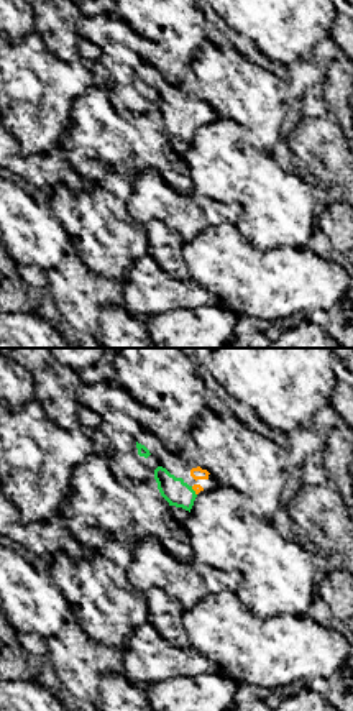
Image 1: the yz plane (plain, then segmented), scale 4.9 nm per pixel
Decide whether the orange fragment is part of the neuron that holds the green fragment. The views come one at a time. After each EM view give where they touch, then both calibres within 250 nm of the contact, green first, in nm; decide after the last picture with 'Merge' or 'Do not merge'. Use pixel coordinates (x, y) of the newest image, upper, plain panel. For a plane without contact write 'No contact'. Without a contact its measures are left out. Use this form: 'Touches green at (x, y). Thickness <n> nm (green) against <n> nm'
Touches green at (194, 123). Thickness 130 nm (green) against 50 nm

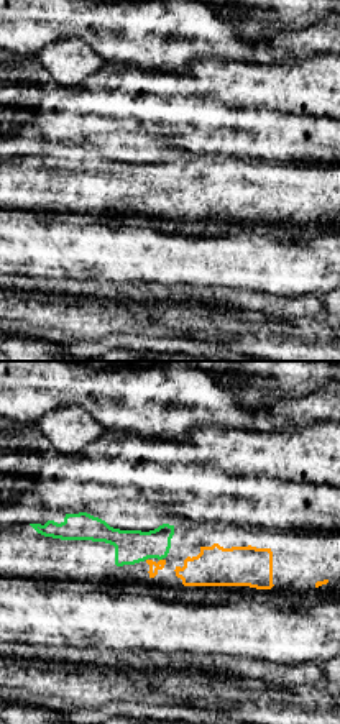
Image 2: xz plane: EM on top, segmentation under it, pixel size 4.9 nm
No contact

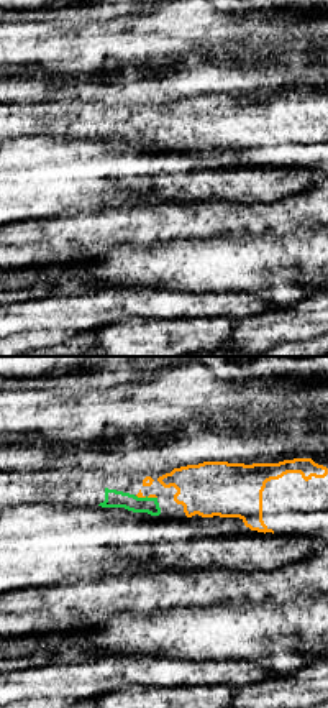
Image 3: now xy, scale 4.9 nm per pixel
Touches green at (146, 128). Thickness 90 nm (green) against 30 nm

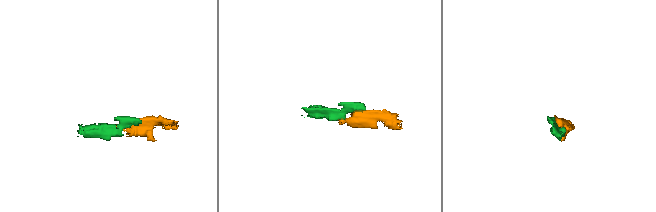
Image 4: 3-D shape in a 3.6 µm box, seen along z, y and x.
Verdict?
Merge

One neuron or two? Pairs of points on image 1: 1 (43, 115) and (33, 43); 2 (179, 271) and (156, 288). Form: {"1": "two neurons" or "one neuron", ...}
{"1": "one neuron", "2": "two neurons"}

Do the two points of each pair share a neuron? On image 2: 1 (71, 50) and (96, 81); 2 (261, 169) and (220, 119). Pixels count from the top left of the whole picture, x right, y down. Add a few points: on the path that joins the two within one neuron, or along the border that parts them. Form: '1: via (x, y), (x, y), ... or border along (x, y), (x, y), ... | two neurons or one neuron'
1: border along (105, 63), (87, 79) | two neurons
2: border along (253, 160), (257, 161) | two neurons

